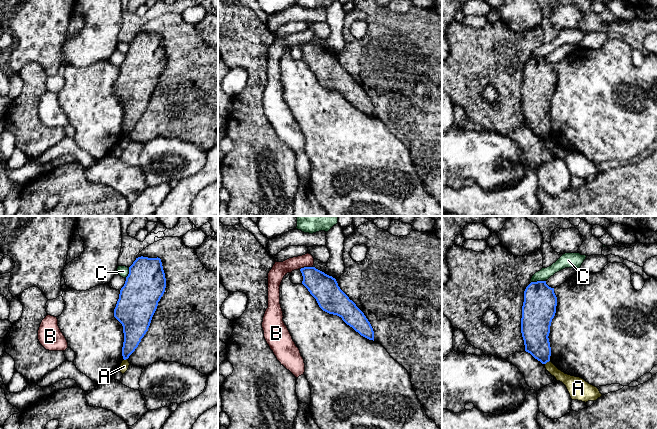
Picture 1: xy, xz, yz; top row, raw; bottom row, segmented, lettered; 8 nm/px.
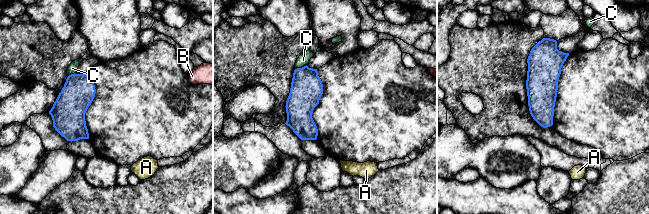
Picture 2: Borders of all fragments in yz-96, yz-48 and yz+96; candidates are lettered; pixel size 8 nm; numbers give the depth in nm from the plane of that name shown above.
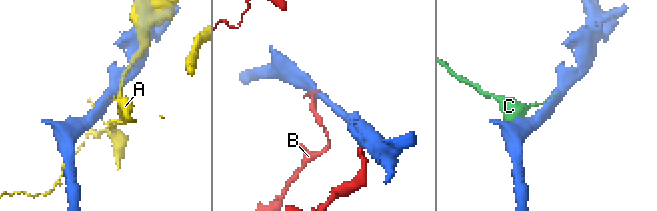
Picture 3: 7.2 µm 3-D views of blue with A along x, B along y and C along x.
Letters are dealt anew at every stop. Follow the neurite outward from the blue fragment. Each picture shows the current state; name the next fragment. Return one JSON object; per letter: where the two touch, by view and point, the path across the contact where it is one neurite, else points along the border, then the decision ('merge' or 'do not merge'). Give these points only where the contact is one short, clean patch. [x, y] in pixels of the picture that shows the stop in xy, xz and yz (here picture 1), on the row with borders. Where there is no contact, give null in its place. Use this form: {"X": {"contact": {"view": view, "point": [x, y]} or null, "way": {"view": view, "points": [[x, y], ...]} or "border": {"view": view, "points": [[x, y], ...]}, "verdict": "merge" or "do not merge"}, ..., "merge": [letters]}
{"A": {"contact": {"view": "yz", "point": [547, 361]}, "border": {"view": "yz", "points": [[549, 360], [545, 364]]}, "verdict": "do not merge"}, "B": {"contact": {"view": "xz", "point": [306, 267]}, "verdict": "do not merge"}, "C": {"contact": {"view": "yz", "point": [537, 281]}, "border": {"view": "yz", "points": [[545, 280], [537, 280], [530, 283]]}, "verdict": "do not merge"}, "merge": []}

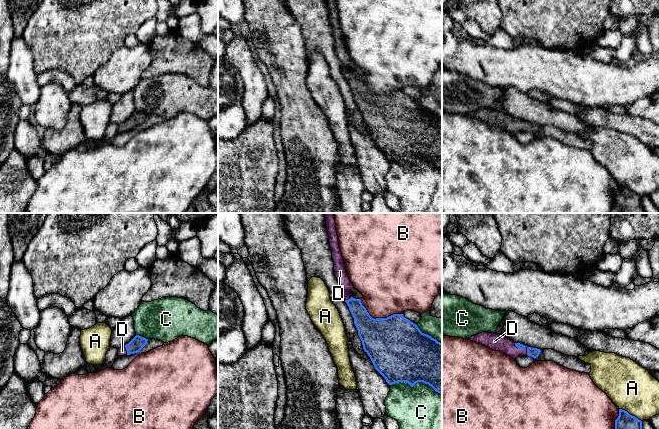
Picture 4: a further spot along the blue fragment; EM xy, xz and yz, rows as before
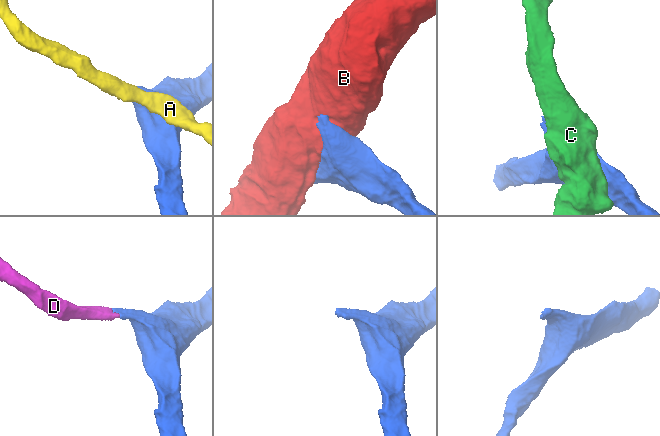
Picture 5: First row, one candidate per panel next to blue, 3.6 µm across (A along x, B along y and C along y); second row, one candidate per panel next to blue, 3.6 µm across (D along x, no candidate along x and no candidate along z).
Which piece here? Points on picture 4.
{"A": {"contact": {"view": "yz", "point": [629, 414]}, "verdict": "do not merge"}, "B": {"contact": {"view": "xz", "point": [378, 318]}, "verdict": "do not merge"}, "C": {"contact": {"view": "xz", "point": [416, 382]}, "verdict": "do not merge"}, "D": {"contact": {"view": "yz", "point": [523, 348]}, "way": {"view": "yz", "points": [[533, 352], [523, 348], [510, 348], [494, 341]]}, "verdict": "merge"}, "merge": ["D"]}

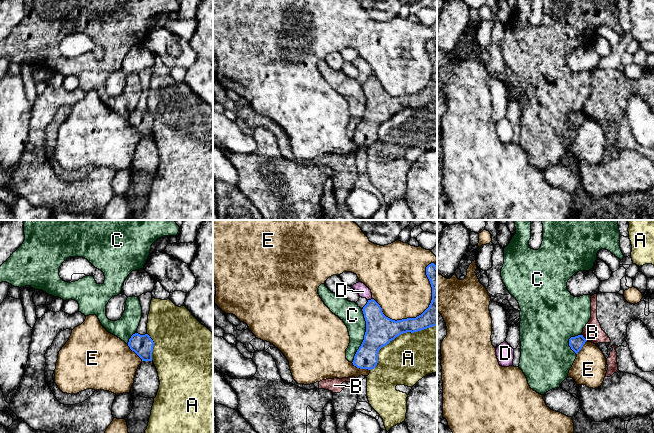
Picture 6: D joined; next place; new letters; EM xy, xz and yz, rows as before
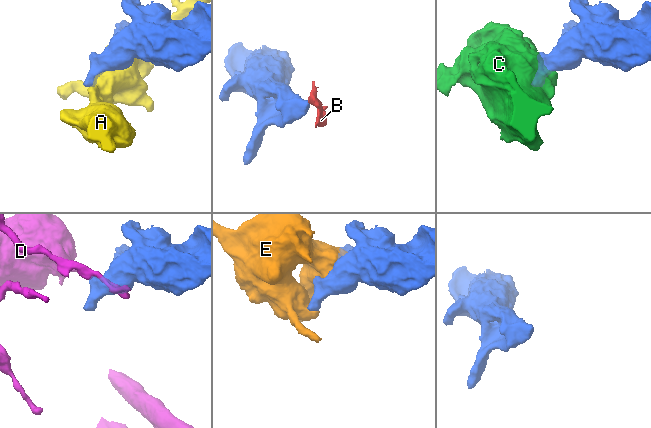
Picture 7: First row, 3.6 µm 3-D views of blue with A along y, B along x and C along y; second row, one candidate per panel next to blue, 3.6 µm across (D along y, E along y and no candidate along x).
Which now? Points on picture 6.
{"A": {"contact": {"view": "xz", "point": [397, 336]}, "verdict": "do not merge"}, "B": {"contact": {"view": "yz", "point": [583, 337]}, "border": {"view": "yz", "points": [[582, 334], [587, 340]]}, "verdict": "do not merge"}, "C": {"contact": {"view": "xz", "point": [364, 336]}, "verdict": "do not merge"}, "D": {"contact": {"view": "xz", "point": [369, 300]}, "verdict": "do not merge"}, "E": {"contact": {"view": "xz", "point": [430, 304]}, "verdict": "do not merge"}, "merge": []}

